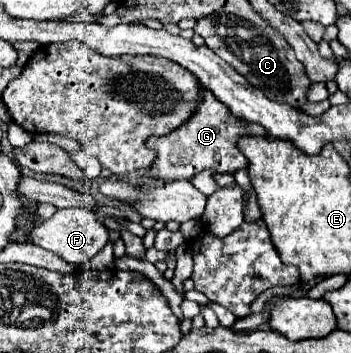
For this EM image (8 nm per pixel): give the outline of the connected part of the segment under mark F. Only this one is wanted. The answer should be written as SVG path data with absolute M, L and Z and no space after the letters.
M73 207L73 209L57 209L57 213L43 221L41 225L33 227L31 231L31 243L59 255L61 259L65 259L71 265L83 265L87 263L91 257L95 257L109 241L109 231L105 225L101 225L97 221L97 217L81 207Z

